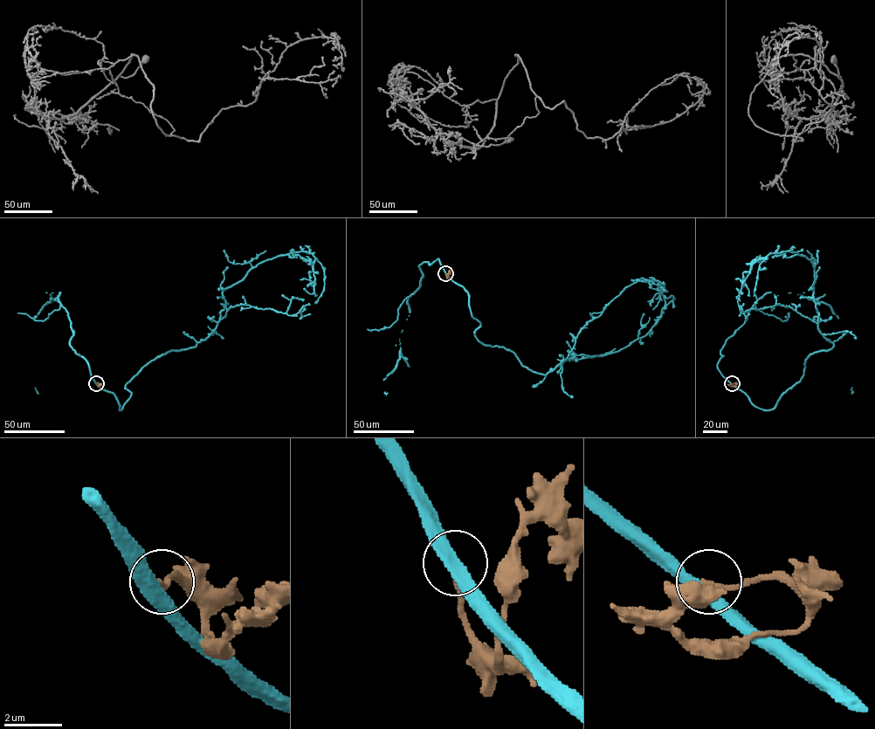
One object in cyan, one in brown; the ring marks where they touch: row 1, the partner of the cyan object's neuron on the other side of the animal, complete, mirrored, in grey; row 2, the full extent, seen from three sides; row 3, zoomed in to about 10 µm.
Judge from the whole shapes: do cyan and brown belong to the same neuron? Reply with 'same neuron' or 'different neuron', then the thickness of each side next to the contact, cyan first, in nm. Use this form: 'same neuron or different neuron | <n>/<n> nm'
different neuron | 440/170 nm

